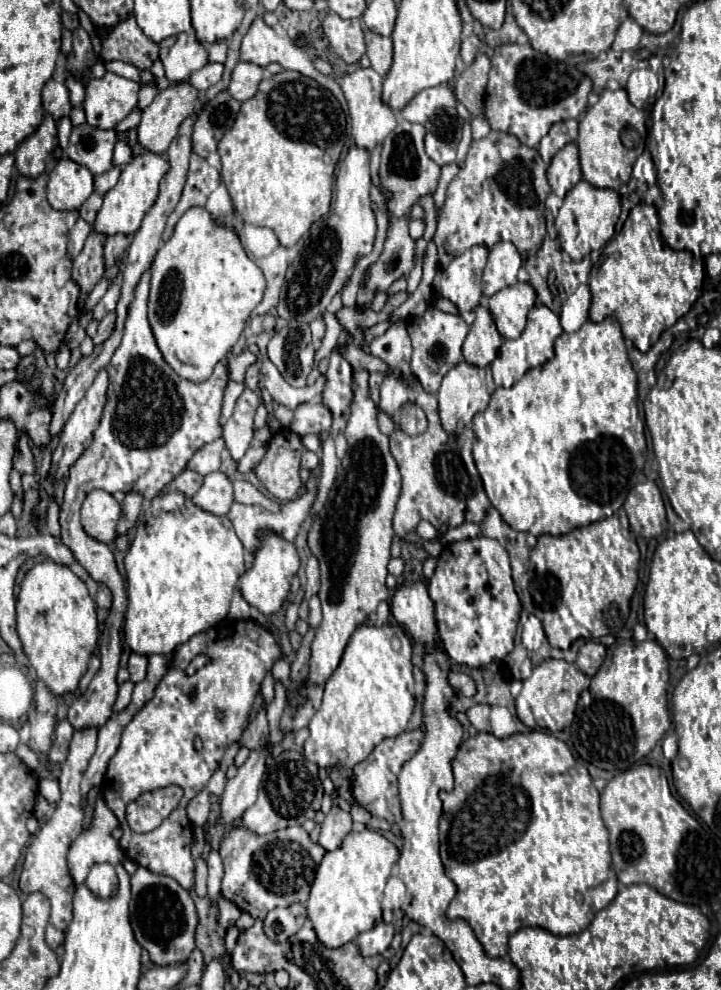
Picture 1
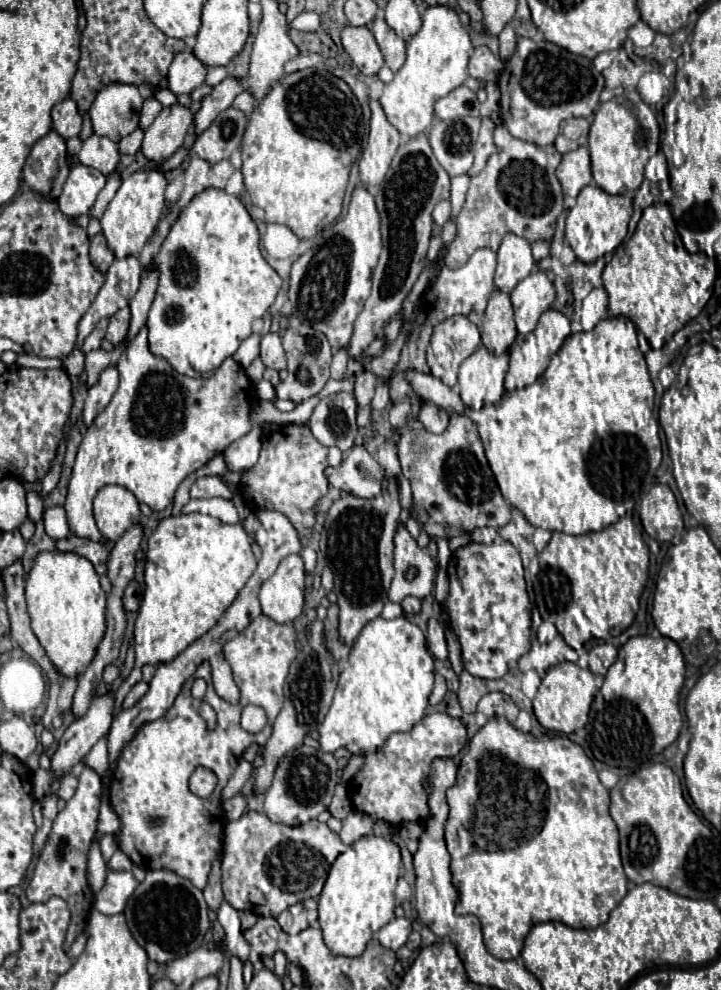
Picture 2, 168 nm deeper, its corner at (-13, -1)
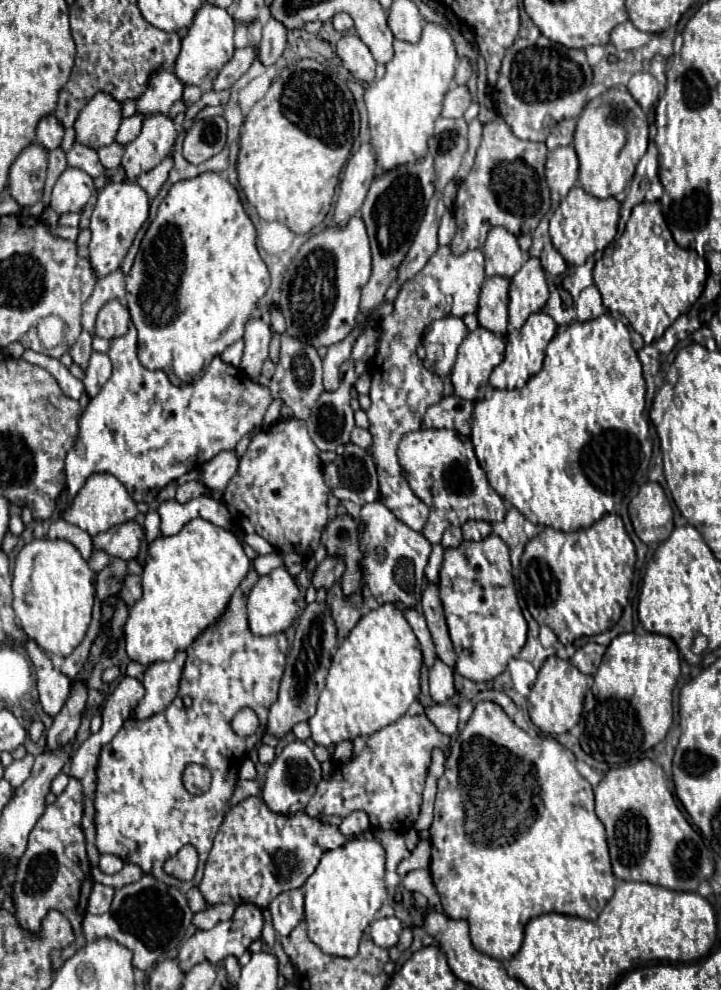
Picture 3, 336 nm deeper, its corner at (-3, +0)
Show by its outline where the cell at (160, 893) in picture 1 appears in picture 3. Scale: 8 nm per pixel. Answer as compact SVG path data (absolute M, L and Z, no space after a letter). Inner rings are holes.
M144 875L140 881L124 885L116 891L110 911L102 915L86 915L82 921L82 933L86 941L110 937L120 945L132 949L132 965L146 971L158 961L170 959L178 953L192 923L192 917L194 913L188 905L186 895L180 889L170 887L164 881L154 879L152 875Z

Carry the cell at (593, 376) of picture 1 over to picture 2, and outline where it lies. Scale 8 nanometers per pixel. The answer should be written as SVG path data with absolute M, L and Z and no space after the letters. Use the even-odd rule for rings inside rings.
M626 316L600 320L590 332L570 334L536 384L506 392L496 404L478 411L466 408L460 396L432 374L408 370L406 378L422 400L432 400L450 414L465 414L473 421L502 496L536 528L564 534L598 532L626 515L622 502L636 502L650 490L650 486L624 486L620 490L622 484L652 484L656 480L662 450L660 426L653 413L654 386L646 370L644 354L638 348L636 328Z

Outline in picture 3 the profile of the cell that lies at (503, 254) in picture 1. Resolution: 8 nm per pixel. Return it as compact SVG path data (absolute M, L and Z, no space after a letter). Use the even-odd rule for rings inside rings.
M500 227L490 229L482 251L486 257L486 275L488 277L498 275L498 277L512 279L524 263L516 237Z

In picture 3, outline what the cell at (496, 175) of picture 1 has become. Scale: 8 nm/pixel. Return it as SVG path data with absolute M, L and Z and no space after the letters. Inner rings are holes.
M496 117L492 123L484 125L484 135L482 135L482 145L476 153L476 161L472 171L464 181L460 181L456 199L453 207L453 214L456 219L456 235L450 243L450 249L454 255L460 255L468 249L482 249L486 241L486 233L492 227L504 227L512 235L530 235L540 219L548 213L550 209L550 189L544 181L544 163L546 163L548 149L544 143L532 143L532 141L522 141L512 135L508 125L504 123L502 117Z

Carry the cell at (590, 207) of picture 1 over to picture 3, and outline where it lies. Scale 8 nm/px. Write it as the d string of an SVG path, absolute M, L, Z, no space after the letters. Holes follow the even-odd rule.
M574 187L550 219L550 237L568 265L582 265L590 255L602 251L616 235L620 219L620 203L614 197L598 199L582 187Z

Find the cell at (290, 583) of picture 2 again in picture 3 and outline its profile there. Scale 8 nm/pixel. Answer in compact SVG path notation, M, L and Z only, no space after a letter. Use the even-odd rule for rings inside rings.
M278 567L278 569L272 569L268 575L262 575L248 595L248 621L250 621L252 633L272 635L272 633L286 631L292 625L292 621L296 619L298 595L300 595L300 591L298 591L292 575L286 571L286 567Z

